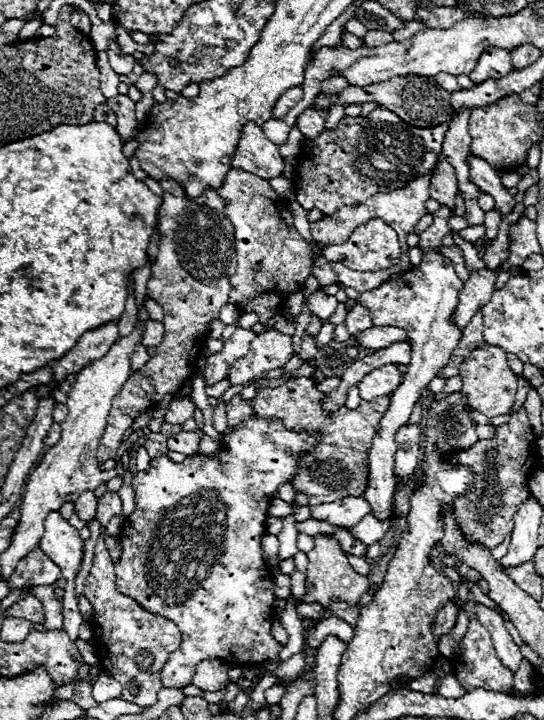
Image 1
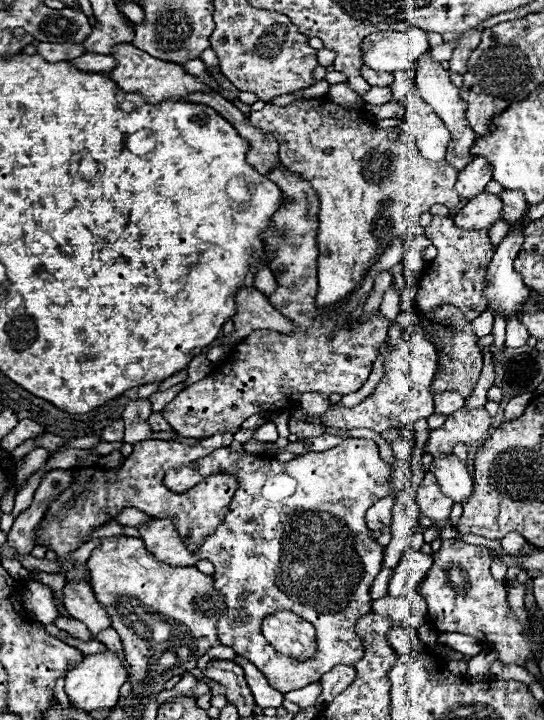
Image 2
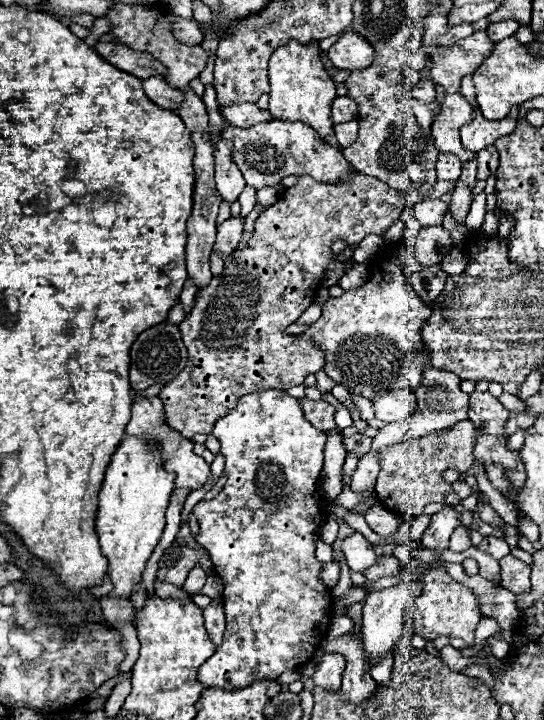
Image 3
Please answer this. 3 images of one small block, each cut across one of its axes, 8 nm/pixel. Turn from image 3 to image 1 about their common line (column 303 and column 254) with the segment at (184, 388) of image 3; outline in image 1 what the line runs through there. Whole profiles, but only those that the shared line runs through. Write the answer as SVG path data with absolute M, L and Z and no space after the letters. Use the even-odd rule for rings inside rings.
M230 170L224 184L218 188L224 196L226 216L234 224L236 232L236 252L238 270L232 276L230 304L234 304L242 314L254 312L260 322L274 318L288 296L300 292L308 276L316 276L320 286L336 284L336 274L324 256L314 258L314 244L308 244L292 224L292 214L282 202L282 198L272 190L268 180L252 176L244 170ZM266 328L252 342L250 352L236 360L228 370L230 384L246 384L260 382L264 372L284 368L292 356L292 338L288 334L280 334L276 328Z

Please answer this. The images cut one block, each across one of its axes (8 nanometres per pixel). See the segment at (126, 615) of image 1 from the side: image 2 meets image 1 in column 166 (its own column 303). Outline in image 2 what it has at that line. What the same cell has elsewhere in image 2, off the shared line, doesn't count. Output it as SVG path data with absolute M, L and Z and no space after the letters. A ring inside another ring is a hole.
M280 610L268 616L262 622L262 634L280 654L310 660L316 652L316 632L312 624L290 610Z

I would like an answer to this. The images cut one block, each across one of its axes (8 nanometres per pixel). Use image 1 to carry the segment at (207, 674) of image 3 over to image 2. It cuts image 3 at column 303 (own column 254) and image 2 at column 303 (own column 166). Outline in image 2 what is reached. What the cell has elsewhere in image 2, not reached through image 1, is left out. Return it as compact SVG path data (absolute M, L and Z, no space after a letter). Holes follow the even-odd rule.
M346 438L342 444L326 452L306 452L302 458L290 462L278 462L276 458L268 458L262 454L218 448L218 452L198 458L188 466L170 468L170 472L166 472L164 476L164 484L172 492L182 494L216 472L238 476L240 488L232 498L228 516L218 526L214 536L208 536L200 550L188 552L172 520L150 518L138 526L146 548L166 564L192 566L198 560L210 560L214 564L214 588L224 596L226 604L226 616L218 620L220 644L234 648L238 656L250 660L266 676L268 684L274 690L282 694L300 690L312 682L318 682L322 674L332 670L336 664L354 666L364 654L354 626L360 616L372 610L368 588L382 568L384 554L384 546L380 546L370 536L364 518L370 506L390 494L390 484L386 484L386 480L390 480L390 466L380 460L376 442L366 438ZM278 608L290 608L292 612L298 612L298 616L314 624L318 636L318 652L314 654L314 660L302 662L292 660L290 656L278 656L274 648L266 644L260 626L262 620L270 616L270 612L278 612Z

